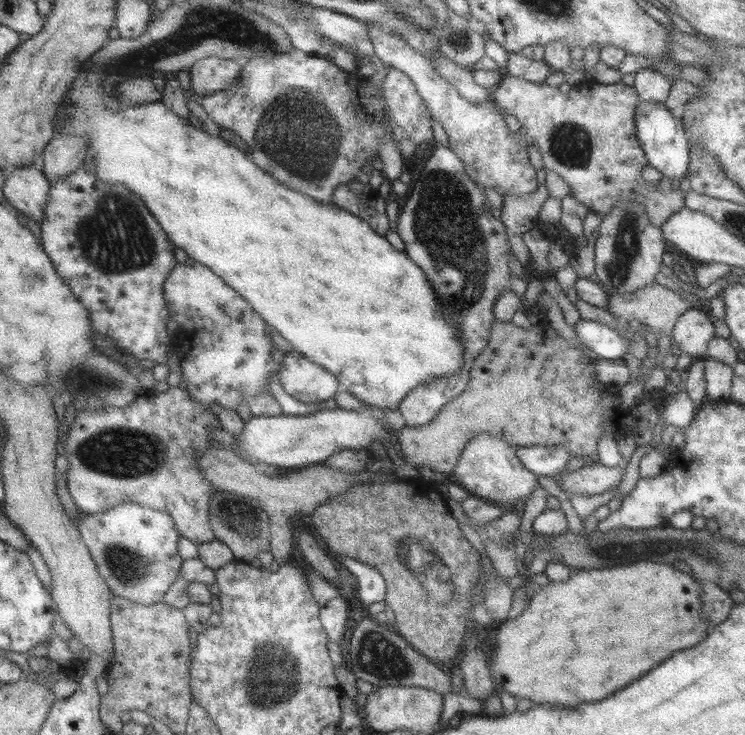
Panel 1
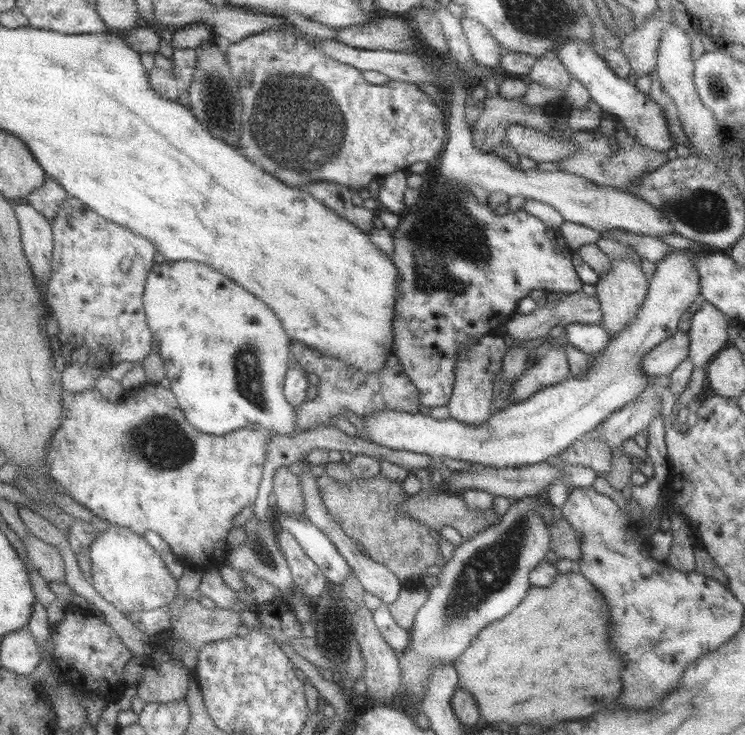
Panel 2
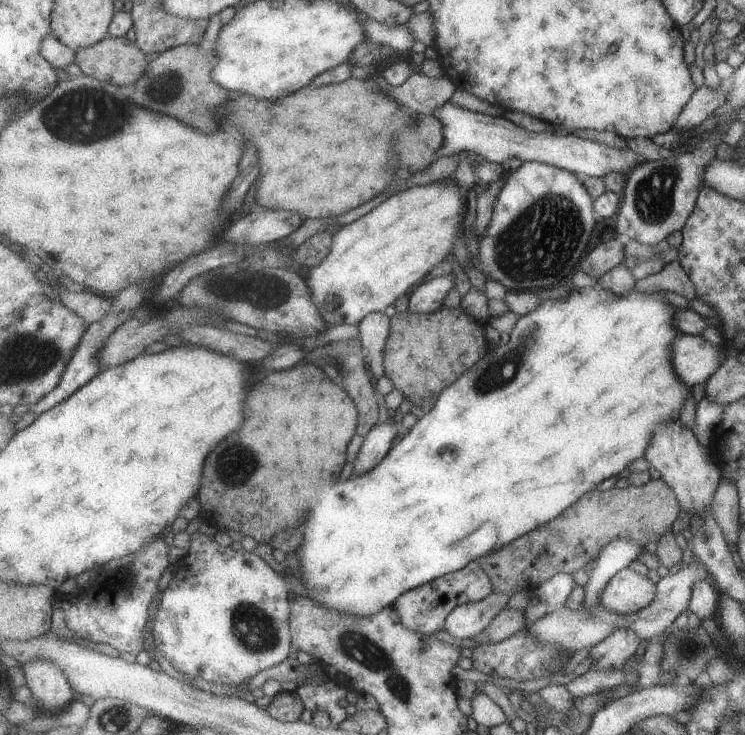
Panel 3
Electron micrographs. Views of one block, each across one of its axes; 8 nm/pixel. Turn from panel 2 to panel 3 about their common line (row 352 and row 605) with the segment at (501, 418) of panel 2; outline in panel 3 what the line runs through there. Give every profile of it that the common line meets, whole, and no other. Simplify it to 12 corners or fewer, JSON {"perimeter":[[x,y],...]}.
{"perimeter":[[630,567],[602,589],[599,602],[630,614],[652,602],[657,585]]}

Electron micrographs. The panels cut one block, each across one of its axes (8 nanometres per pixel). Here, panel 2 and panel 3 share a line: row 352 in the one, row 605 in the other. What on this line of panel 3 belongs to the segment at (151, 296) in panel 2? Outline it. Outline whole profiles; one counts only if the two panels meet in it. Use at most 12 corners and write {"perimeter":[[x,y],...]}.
{"perimeter":[[193,536],[151,625],[161,659],[248,684],[294,650],[290,583]]}

